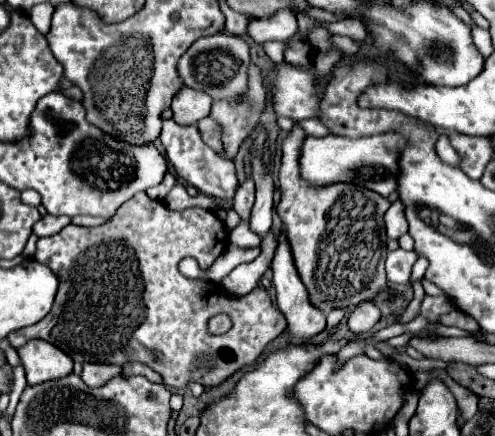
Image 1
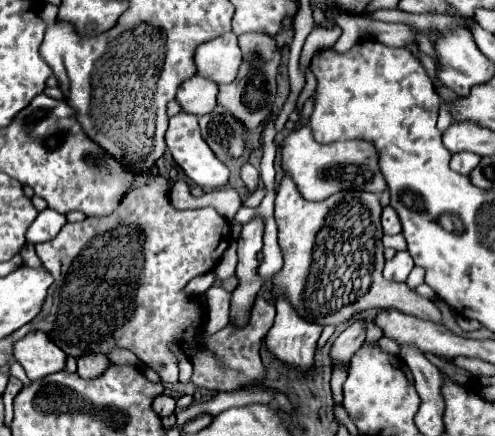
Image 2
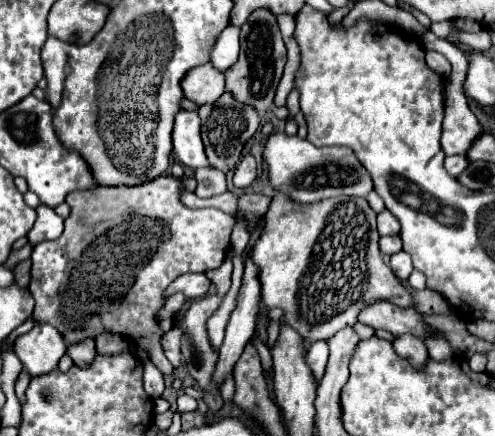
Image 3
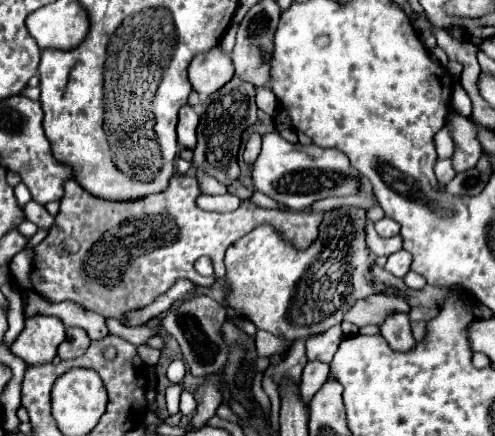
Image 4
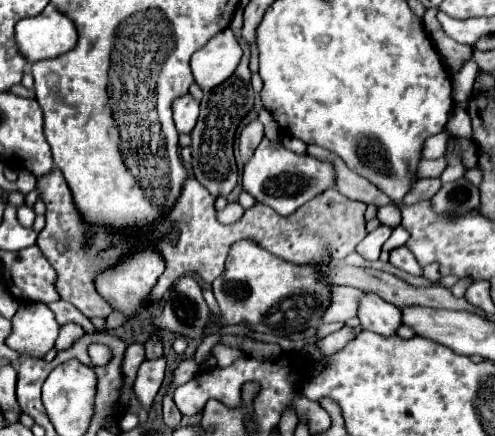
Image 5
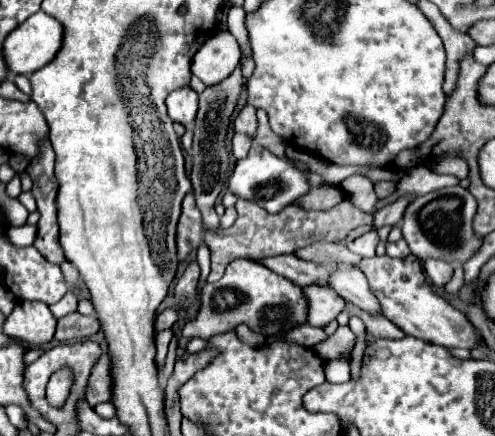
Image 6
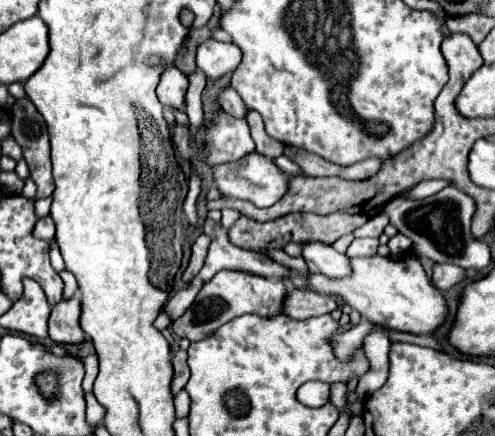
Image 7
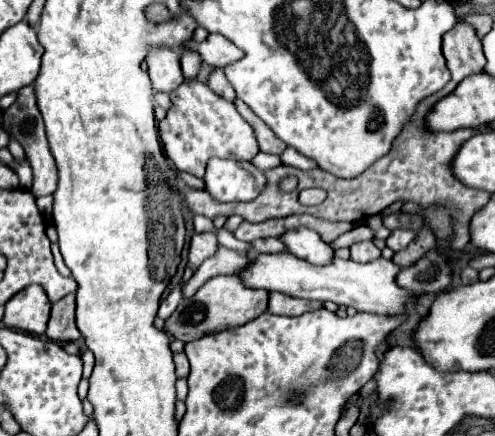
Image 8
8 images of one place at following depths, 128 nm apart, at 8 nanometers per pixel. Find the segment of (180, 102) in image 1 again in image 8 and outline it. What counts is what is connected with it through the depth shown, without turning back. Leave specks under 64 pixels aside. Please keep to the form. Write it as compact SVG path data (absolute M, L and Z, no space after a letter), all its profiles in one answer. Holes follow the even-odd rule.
M210 34L202 44L196 46L196 50L202 60L212 68L224 68L244 56L244 52L236 44L232 44L226 36L220 34Z

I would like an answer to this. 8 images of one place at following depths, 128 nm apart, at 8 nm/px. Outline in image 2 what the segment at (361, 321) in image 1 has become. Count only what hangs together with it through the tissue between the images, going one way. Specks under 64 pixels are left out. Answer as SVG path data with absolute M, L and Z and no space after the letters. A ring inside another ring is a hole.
M354 322L350 324L332 344L330 358L332 366L348 366L350 358L356 354L356 350L364 344L364 322Z

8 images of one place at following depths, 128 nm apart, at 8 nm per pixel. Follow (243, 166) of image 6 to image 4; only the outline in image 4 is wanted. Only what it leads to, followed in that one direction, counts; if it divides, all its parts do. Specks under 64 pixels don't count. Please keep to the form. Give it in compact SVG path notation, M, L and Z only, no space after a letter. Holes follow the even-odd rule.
M278 132L262 136L260 156L252 166L252 182L258 192L290 210L304 210L328 196L350 196L358 192L358 182L346 154L334 148L318 148L314 144L290 144Z

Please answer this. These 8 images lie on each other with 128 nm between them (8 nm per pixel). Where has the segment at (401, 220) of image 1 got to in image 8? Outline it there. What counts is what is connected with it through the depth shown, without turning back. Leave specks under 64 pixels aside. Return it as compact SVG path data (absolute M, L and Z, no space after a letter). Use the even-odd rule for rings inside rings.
M364 240L364 242L356 242L350 246L352 252L352 260L354 262L370 262L380 258L380 250L376 248L376 244L372 240Z

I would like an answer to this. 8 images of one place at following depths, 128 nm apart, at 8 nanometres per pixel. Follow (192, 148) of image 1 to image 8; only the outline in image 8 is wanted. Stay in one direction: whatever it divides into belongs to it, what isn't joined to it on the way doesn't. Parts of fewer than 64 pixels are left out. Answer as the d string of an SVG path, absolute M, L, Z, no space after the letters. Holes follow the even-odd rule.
M152 46L146 56L148 74L152 80L154 90L172 92L184 82L182 68L180 68L180 54L172 48Z

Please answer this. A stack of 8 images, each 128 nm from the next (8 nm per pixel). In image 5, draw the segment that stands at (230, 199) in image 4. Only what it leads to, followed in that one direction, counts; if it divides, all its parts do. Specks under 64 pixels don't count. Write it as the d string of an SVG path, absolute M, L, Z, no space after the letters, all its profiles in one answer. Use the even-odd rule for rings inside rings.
M232 202L228 204L222 212L218 212L218 220L222 224L234 224L236 220L240 220L240 216L244 214L244 208L238 204L238 202Z

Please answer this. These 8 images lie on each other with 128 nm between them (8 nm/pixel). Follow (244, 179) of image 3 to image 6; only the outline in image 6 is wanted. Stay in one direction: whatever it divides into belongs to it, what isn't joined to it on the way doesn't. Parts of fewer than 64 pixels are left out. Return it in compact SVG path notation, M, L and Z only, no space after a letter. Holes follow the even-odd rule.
M244 106L234 120L234 128L238 132L246 132L246 134L254 136L254 132L256 132L256 108Z

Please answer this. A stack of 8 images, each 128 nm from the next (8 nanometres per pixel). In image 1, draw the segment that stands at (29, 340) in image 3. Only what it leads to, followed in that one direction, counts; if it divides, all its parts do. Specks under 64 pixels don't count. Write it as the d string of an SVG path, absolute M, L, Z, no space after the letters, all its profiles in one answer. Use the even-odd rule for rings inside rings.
M30 340L24 348L18 350L18 356L26 370L30 386L46 380L56 380L72 372L72 360L68 354L60 352L60 348L44 340Z

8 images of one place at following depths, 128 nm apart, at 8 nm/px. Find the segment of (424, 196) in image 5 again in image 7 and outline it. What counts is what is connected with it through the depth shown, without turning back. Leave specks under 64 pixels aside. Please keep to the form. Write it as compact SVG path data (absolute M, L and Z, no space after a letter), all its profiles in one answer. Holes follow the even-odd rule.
M376 214L376 216L372 216L364 226L356 228L354 238L366 238L366 236L378 238L378 236L384 232L386 226L388 226L388 218L386 218L384 214Z

